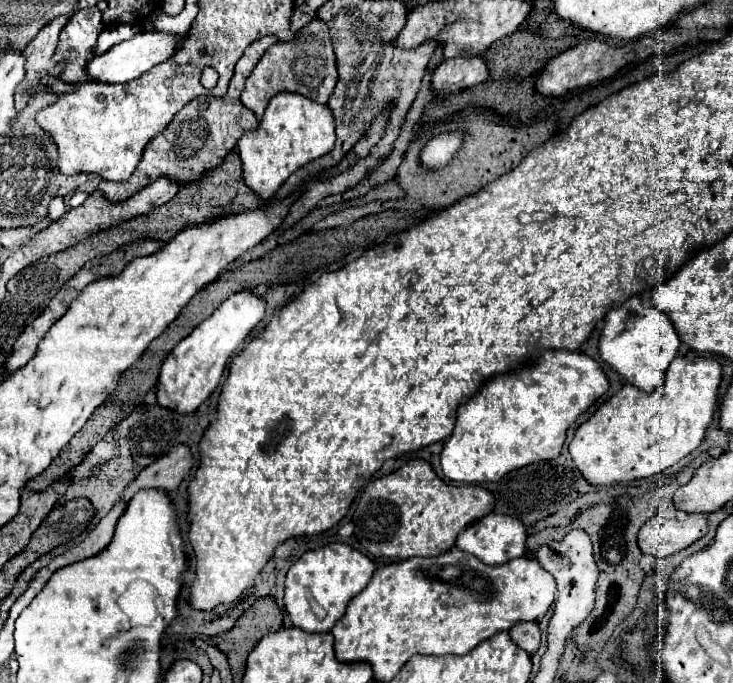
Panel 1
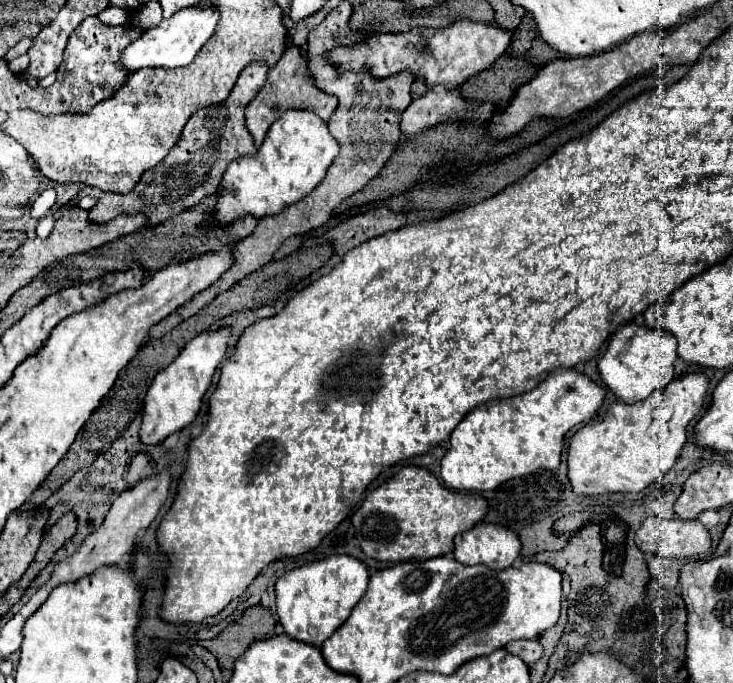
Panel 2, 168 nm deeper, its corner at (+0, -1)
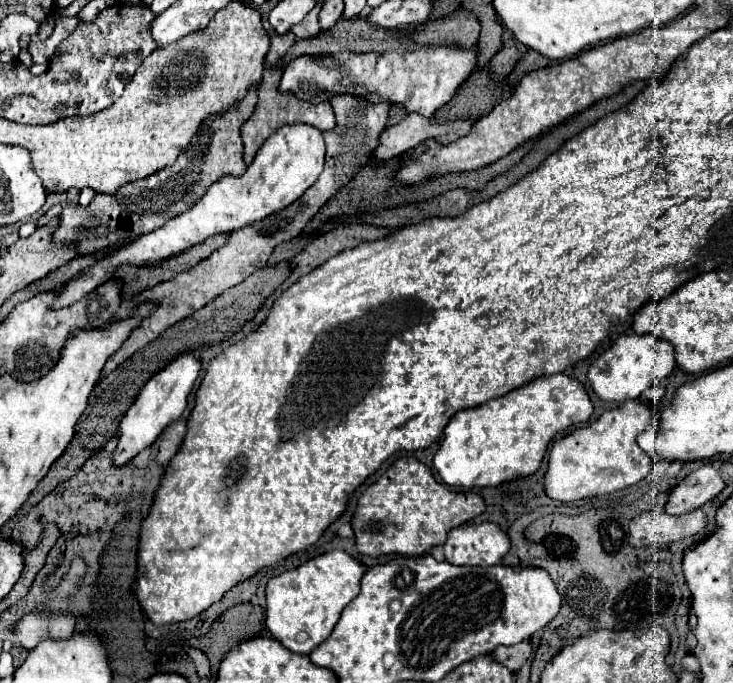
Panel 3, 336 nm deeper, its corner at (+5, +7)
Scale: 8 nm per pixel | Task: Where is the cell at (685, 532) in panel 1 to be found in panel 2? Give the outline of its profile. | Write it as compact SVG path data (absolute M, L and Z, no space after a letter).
M648 517L636 533L636 545L644 553L684 559L704 555L710 549L710 533L698 519Z

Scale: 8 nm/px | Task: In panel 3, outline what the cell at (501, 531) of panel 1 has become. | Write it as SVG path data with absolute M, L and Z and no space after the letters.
M495 523L461 525L449 533L443 549L451 565L491 567L509 551L509 537Z

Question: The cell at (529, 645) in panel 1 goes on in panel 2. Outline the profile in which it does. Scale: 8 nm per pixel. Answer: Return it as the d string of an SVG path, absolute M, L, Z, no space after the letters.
M518 639L518 641L510 641L506 645L506 651L512 655L522 657L522 661L530 667L534 665L540 657L542 657L542 645L538 639Z

